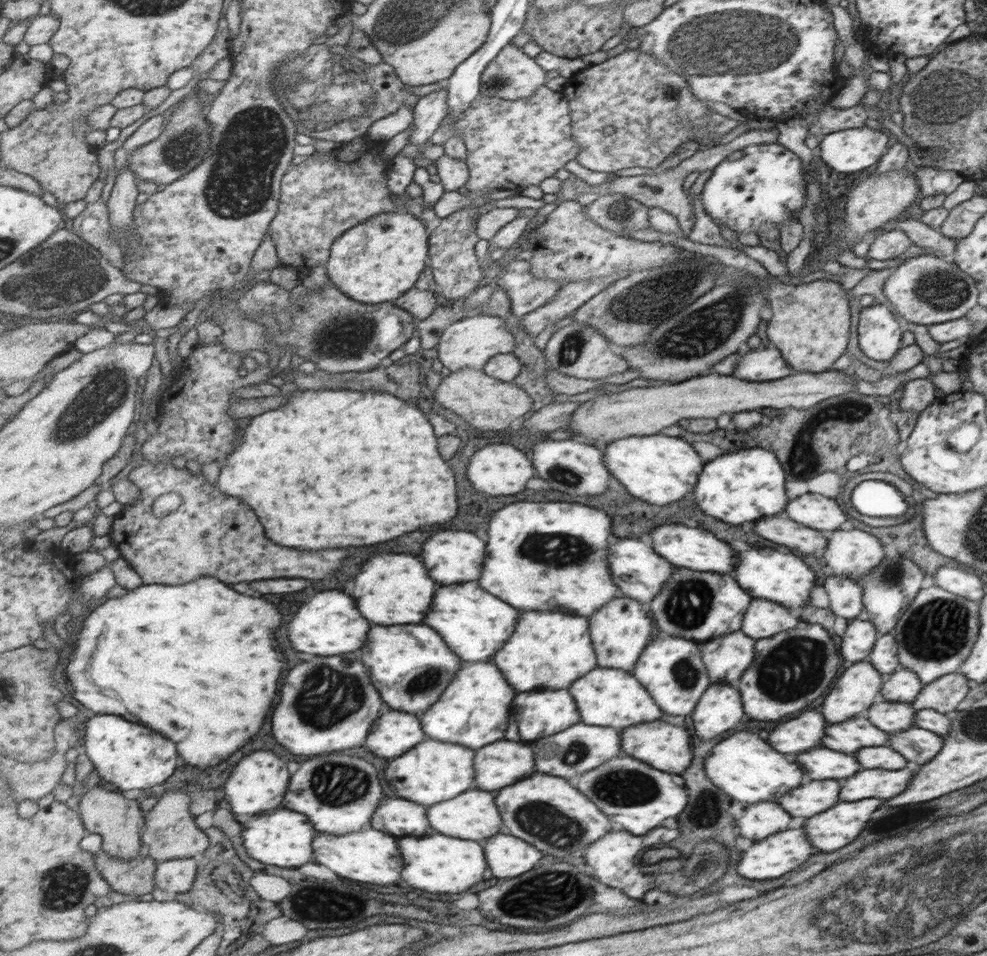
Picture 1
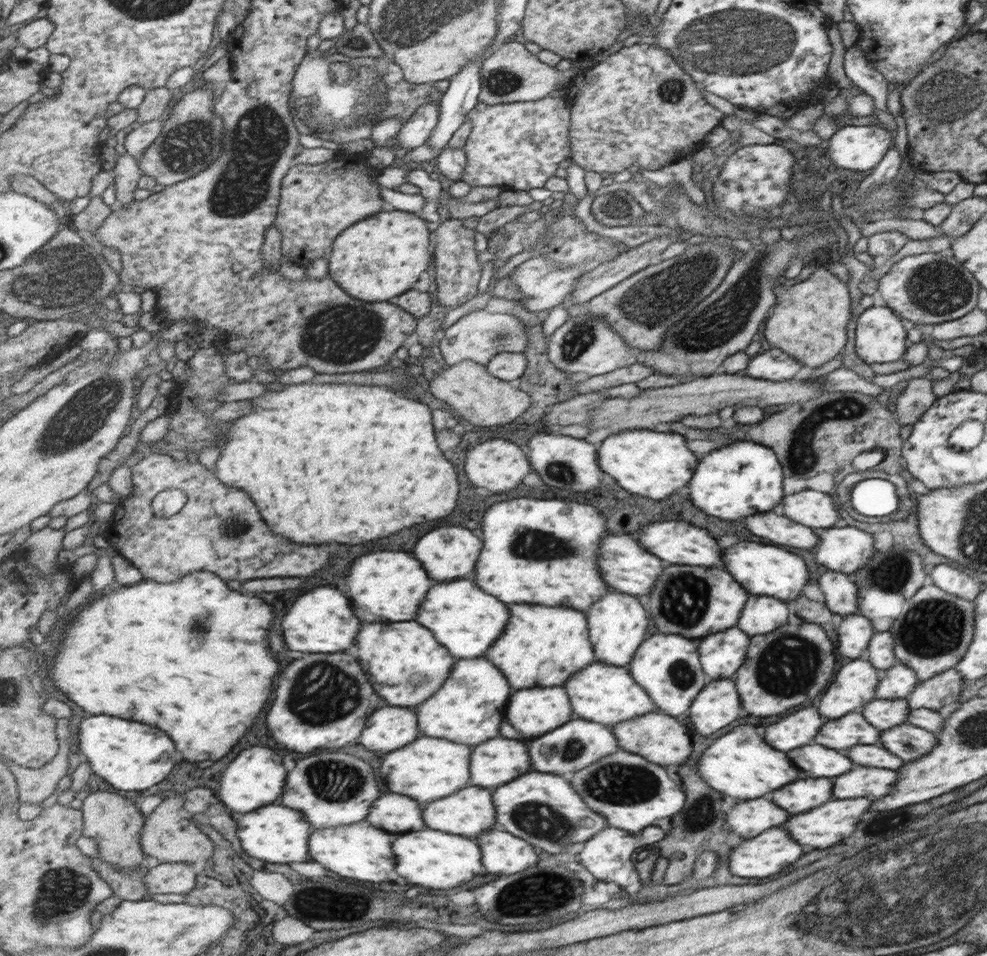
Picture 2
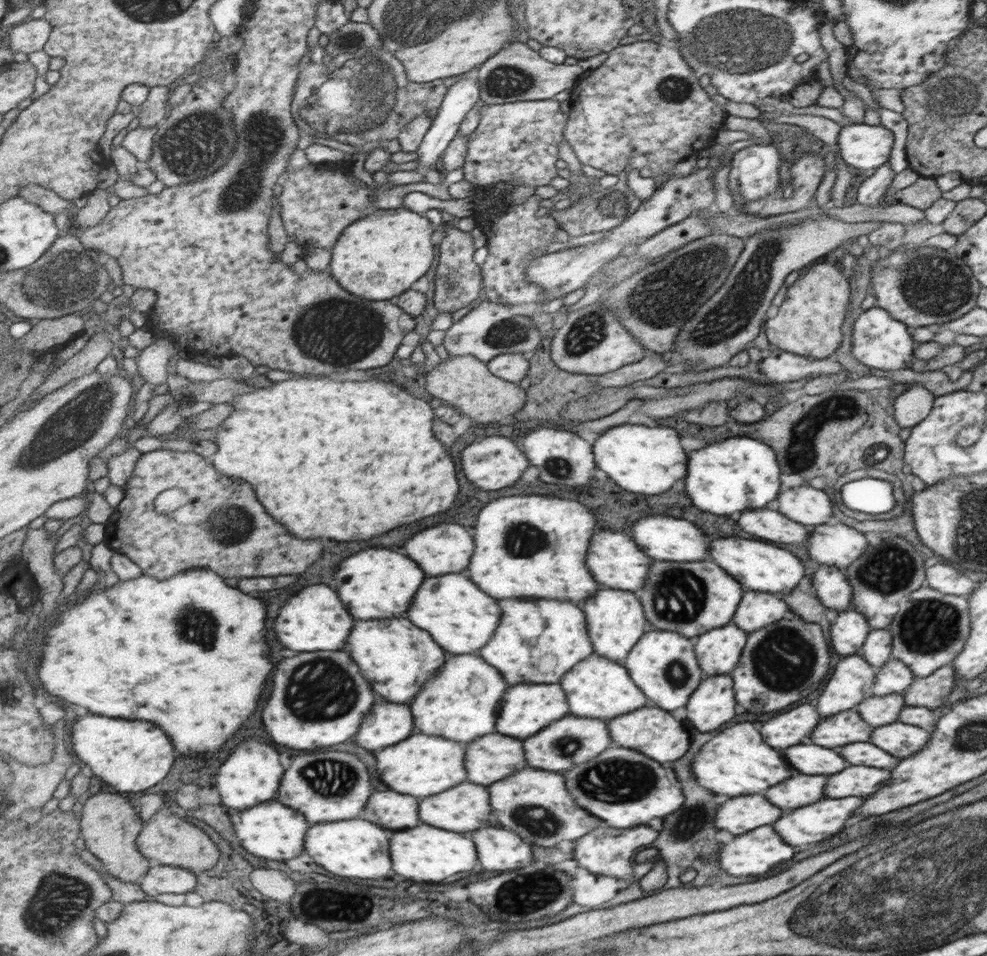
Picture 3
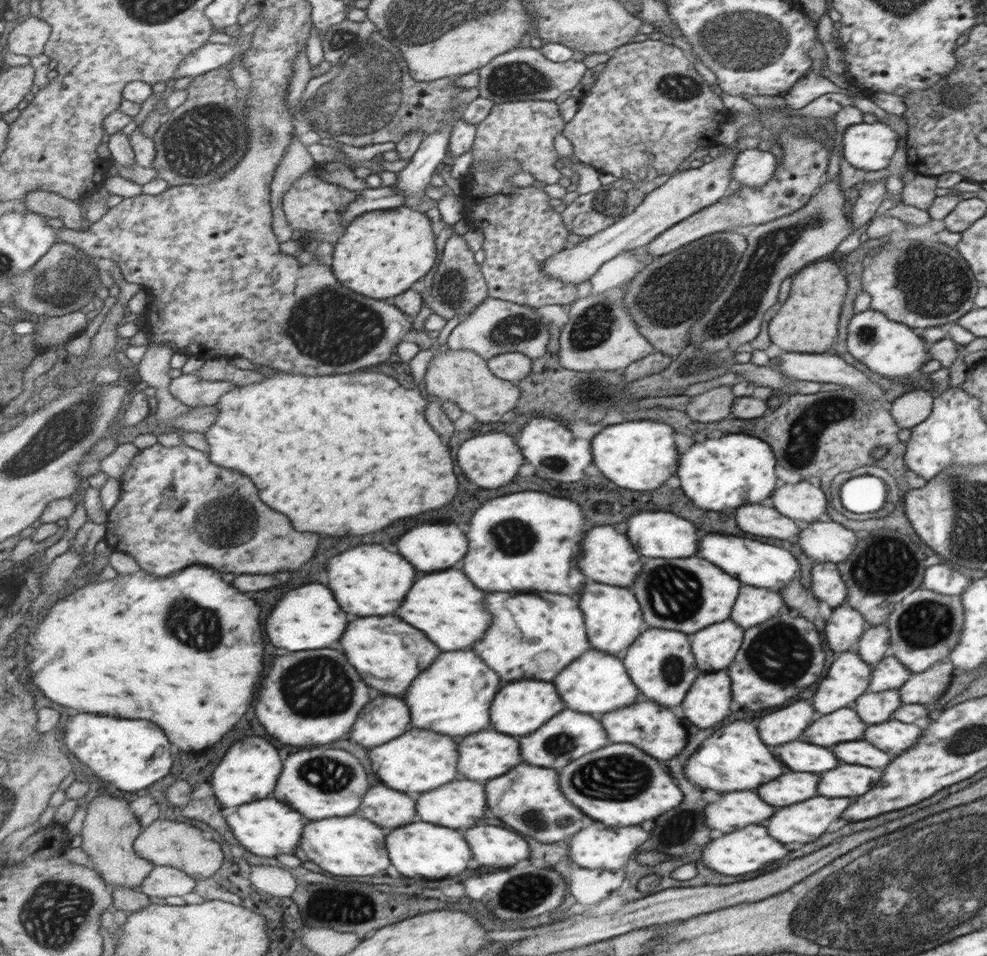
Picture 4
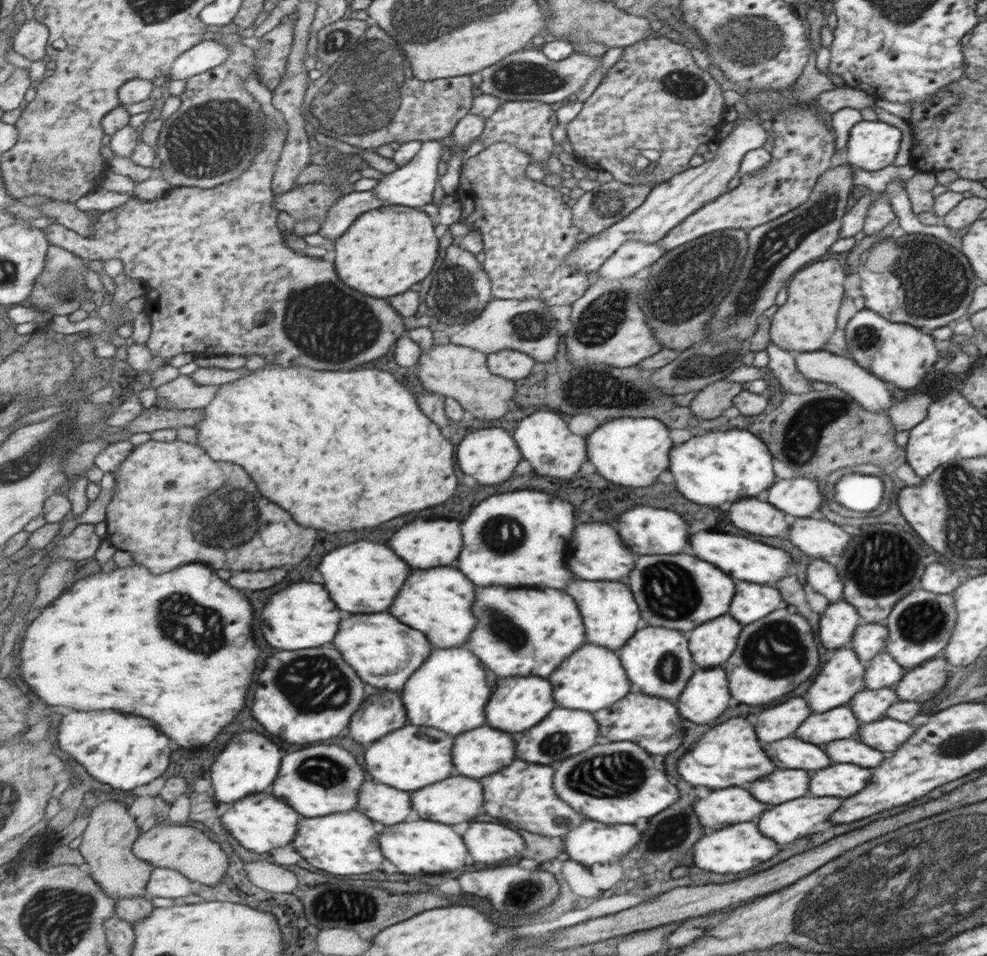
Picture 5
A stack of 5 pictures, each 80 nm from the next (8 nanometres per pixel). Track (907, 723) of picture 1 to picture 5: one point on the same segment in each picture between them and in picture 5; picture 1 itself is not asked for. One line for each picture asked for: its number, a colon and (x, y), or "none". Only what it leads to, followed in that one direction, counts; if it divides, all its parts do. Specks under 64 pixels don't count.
2: (884, 714)
3: (877, 710)
4: (875, 707)
5: (870, 704)

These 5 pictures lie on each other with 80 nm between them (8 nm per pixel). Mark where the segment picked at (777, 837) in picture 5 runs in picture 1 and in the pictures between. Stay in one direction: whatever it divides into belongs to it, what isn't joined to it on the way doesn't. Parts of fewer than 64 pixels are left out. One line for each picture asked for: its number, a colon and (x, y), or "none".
1: (830, 830)
2: (834, 822)
3: (805, 826)
4: (803, 823)

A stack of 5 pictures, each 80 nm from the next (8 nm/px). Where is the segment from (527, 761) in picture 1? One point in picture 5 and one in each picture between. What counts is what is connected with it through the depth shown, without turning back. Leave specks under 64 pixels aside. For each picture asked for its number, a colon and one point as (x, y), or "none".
2: (499, 761)
3: (491, 758)
4: (491, 754)
5: (482, 752)

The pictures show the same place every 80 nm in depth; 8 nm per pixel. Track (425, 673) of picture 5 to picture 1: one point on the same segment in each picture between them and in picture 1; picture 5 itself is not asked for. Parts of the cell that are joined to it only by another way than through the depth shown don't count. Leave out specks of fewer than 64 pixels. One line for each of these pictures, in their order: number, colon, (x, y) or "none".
1: (476, 709)
2: (469, 709)
3: (461, 703)
4: (454, 697)

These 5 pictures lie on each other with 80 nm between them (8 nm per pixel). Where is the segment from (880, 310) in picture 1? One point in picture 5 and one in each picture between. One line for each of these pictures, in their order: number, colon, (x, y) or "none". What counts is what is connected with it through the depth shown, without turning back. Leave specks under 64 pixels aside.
2: (879, 338)
3: (878, 341)
4: (889, 348)
5: (898, 353)

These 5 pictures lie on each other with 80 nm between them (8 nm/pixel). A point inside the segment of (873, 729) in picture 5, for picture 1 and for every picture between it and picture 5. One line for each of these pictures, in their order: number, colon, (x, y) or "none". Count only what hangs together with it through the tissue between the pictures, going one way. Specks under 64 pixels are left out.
1: (919, 745)
2: (908, 741)
3: (902, 740)
4: (893, 737)

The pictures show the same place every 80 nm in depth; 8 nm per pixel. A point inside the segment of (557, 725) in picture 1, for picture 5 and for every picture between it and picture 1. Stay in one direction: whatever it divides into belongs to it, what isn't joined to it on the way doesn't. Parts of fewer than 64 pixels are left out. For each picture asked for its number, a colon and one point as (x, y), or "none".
2: (533, 713)
3: (527, 708)
4: (523, 707)
5: (519, 703)

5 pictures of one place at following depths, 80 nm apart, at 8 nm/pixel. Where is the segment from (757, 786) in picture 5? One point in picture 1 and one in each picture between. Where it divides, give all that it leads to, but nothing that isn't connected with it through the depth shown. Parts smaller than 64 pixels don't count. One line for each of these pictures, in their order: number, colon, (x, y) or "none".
1: (810, 799)
2: (804, 795)
3: (797, 791)
4: (796, 786)

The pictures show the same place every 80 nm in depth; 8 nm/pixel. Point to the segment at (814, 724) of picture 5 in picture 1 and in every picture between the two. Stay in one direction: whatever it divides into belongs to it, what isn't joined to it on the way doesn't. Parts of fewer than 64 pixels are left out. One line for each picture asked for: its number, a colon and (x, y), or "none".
1: (856, 733)
2: (840, 734)
3: (846, 727)
4: (843, 726)

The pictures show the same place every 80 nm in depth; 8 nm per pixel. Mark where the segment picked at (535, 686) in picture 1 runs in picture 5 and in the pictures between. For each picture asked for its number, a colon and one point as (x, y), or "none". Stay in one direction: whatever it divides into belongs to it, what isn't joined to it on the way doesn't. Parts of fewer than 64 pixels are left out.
2: (545, 646)
3: (539, 642)
4: (535, 637)
5: (540, 629)

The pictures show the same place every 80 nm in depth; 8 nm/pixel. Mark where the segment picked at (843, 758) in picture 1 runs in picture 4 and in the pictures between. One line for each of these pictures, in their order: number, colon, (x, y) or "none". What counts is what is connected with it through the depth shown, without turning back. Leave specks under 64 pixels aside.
2: (815, 760)
3: (809, 759)
4: (799, 756)

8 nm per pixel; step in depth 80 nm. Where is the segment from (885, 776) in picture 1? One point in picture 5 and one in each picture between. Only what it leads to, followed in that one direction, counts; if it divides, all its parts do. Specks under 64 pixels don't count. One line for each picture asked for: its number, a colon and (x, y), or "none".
2: (860, 782)
3: (862, 781)
4: (848, 780)
5: (842, 780)

